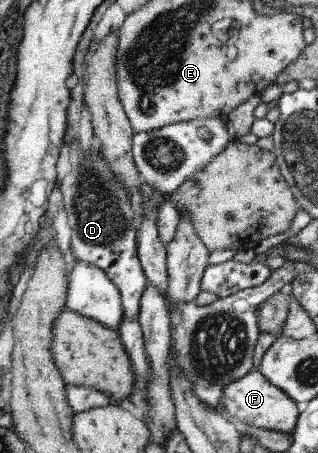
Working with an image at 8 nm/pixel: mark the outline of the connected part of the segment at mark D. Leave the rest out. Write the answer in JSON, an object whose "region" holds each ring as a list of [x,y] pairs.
{"region":[[[74,139],[66,147],[65,154],[61,156],[62,161],[56,164],[56,173],[58,174],[57,184],[63,194],[63,202],[68,215],[68,223],[72,230],[71,250],[75,254],[76,260],[93,264],[101,270],[120,289],[120,297],[123,299],[124,318],[121,320],[121,326],[117,331],[120,339],[124,343],[125,350],[128,351],[129,362],[133,365],[133,374],[135,374],[135,390],[129,396],[129,401],[135,406],[145,410],[147,408],[147,386],[149,386],[149,358],[145,350],[144,332],[140,326],[140,302],[143,300],[145,291],[145,272],[141,270],[143,264],[140,258],[137,258],[137,246],[135,246],[135,230],[133,230],[133,216],[135,208],[131,208],[131,196],[125,192],[123,184],[113,178],[112,167],[105,160],[103,152],[99,149],[90,147],[91,155],[85,158],[85,152],[81,146],[80,140]]]}

